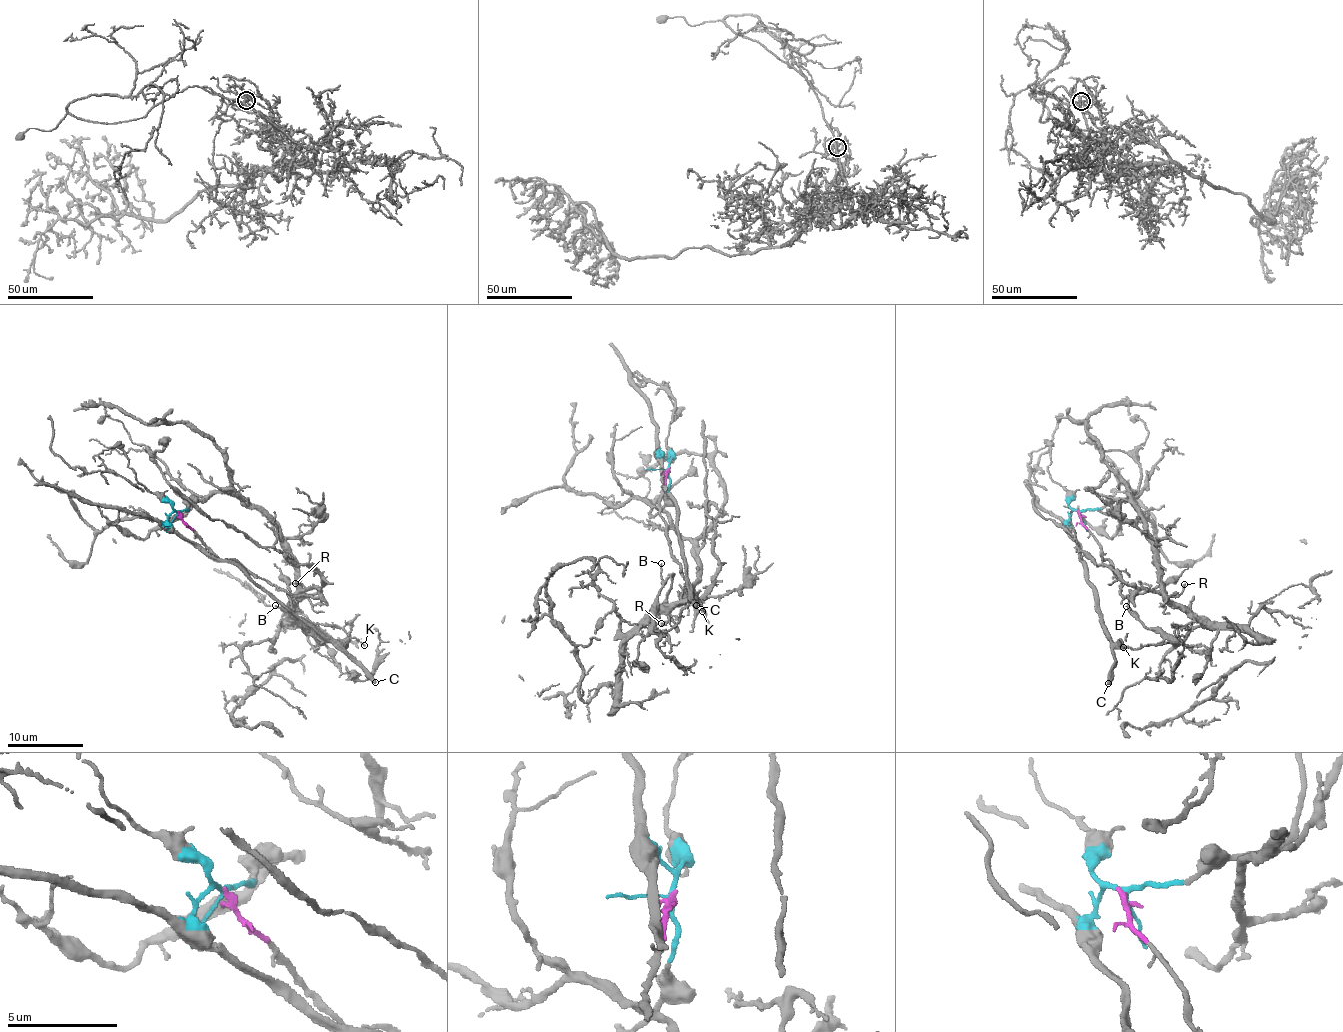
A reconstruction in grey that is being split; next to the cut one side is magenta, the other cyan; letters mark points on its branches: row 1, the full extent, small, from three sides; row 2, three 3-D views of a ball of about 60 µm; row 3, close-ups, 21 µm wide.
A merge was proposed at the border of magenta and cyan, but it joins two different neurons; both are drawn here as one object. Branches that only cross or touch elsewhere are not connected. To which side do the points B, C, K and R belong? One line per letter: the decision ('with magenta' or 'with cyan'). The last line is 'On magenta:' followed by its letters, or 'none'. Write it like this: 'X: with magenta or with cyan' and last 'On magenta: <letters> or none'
B: with cyan
C: with cyan
K: with cyan
R: with magenta
On magenta: R

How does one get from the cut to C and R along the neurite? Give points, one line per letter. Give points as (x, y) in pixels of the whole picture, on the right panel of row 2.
C: (1078, 512), (1074, 511), (1068, 526), (1093, 585), (1111, 645), (1115, 662), (1108, 683)
R: (1078, 512), (1104, 558), (1110, 559), (1121, 595), (1150, 590), (1171, 597), (1181, 593), (1184, 584)

